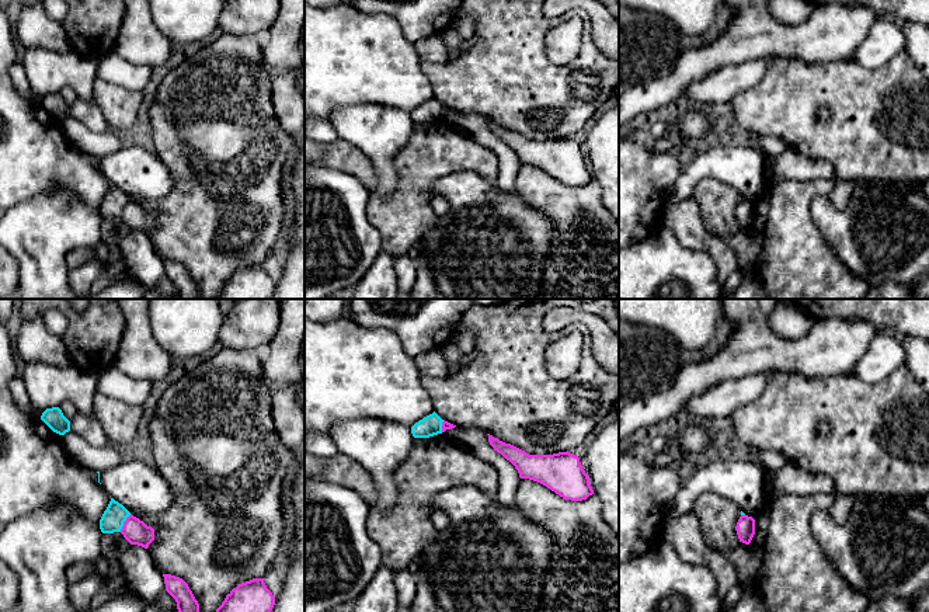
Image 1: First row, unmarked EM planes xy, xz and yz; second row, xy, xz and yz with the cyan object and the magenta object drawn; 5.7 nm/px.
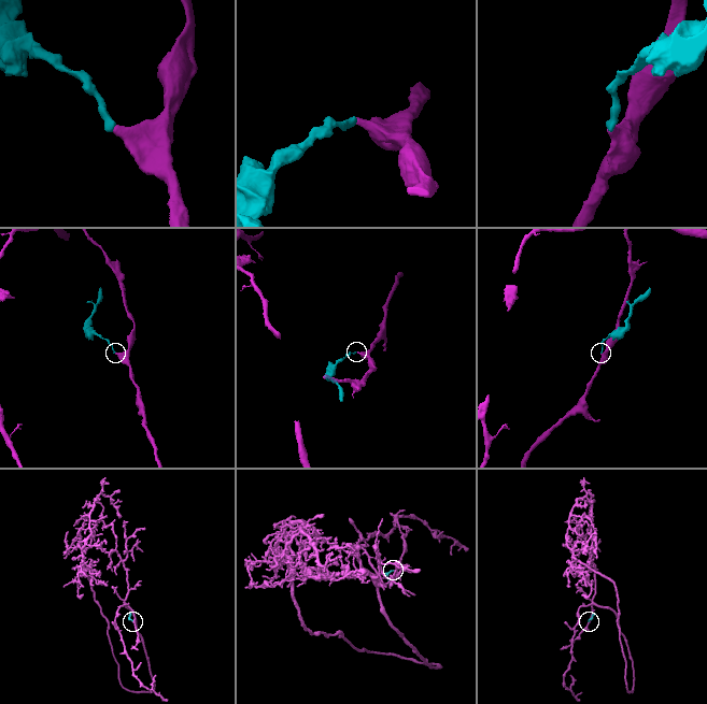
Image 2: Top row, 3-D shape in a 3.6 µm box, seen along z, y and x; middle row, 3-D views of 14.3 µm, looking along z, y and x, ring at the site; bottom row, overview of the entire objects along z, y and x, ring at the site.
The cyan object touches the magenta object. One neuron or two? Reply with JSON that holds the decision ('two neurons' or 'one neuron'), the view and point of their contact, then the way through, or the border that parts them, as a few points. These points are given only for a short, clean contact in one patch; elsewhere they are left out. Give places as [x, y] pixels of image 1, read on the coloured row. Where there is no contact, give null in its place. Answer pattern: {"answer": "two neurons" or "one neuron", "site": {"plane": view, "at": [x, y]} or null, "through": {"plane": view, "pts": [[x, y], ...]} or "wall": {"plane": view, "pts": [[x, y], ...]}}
{"answer": "two neurons", "site": {"plane": "xy", "at": [124, 521]}, "wall": {"plane": "xy", "pts": [[131, 514], [119, 531]]}}

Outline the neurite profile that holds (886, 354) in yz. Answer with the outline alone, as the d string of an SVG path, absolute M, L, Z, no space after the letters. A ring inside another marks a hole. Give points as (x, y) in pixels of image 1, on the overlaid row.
M880 328L850 373L864 383L874 385L904 365L907 354L902 342Z

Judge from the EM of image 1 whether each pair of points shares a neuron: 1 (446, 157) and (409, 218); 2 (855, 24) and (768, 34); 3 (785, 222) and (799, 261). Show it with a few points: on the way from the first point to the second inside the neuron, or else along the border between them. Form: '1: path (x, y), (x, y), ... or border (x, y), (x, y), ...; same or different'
1: path (431, 171), (413, 190), (410, 202); same
2: path (834, 31), (828, 35), (789, 35); same
3: path (790, 232), (794, 251); same

